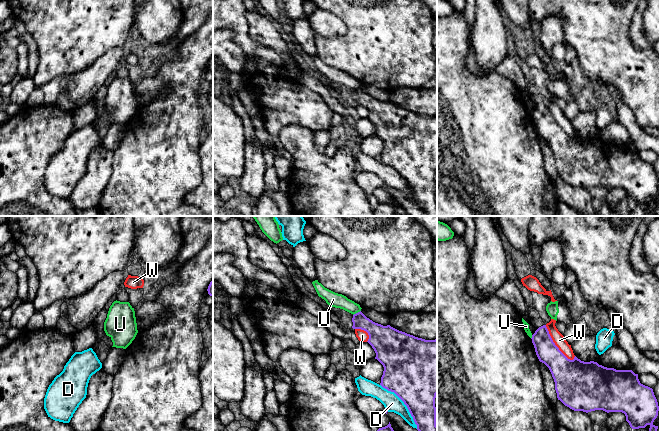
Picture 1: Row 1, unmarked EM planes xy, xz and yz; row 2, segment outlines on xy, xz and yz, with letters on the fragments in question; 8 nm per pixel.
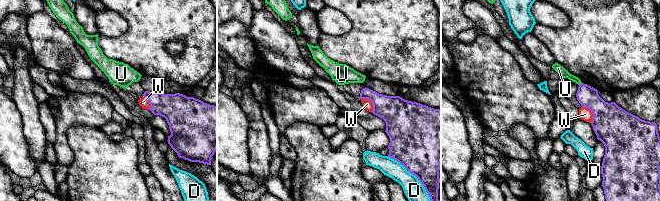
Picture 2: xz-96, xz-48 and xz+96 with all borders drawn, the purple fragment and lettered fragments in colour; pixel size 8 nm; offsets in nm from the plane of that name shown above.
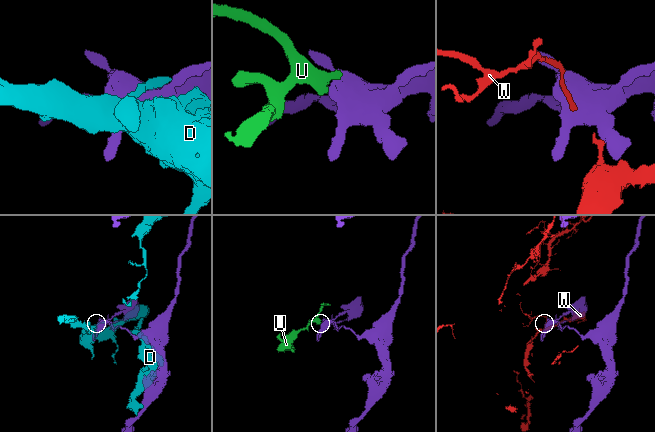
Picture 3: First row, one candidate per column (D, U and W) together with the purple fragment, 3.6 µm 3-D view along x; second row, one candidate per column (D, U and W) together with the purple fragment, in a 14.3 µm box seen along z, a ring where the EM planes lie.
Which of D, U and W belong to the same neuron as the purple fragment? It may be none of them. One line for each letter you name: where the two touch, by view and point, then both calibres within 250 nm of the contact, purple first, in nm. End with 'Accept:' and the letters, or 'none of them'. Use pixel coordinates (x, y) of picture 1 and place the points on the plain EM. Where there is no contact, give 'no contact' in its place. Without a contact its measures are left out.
Accept: none of them

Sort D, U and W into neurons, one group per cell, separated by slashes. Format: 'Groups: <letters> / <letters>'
Groups: D / U / W

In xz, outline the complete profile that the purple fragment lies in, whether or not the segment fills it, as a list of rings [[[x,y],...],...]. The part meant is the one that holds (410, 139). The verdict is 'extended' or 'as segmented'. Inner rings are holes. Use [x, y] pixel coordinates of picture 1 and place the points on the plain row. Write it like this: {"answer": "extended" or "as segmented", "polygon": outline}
{"answer": "as segmented", "polygon": [[[361,87],[353,91],[352,98],[353,105],[361,105],[368,109],[367,118],[376,129],[375,135],[384,143],[380,161],[394,168],[404,178],[417,201],[417,206],[426,213],[426,216],[437,216],[437,116],[425,116],[390,101],[375,99]]]}

